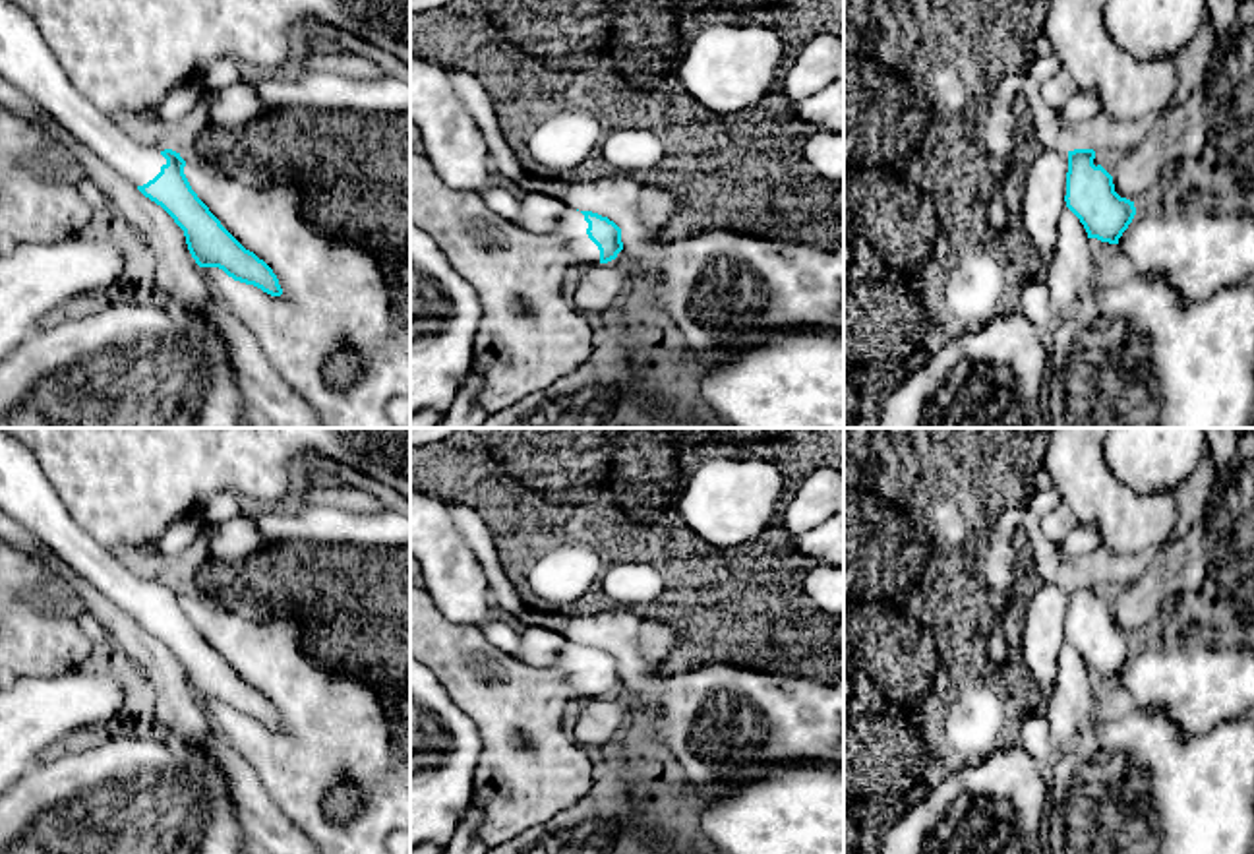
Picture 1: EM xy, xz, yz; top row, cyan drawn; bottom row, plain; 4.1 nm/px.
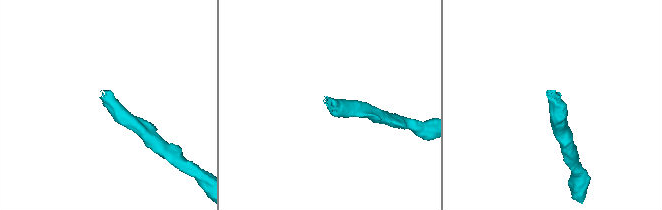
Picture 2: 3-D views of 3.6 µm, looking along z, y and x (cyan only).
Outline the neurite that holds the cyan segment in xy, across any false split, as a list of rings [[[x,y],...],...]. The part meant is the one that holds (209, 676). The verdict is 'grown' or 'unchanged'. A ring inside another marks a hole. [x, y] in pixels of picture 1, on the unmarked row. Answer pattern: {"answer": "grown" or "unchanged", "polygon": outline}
{"answer": "grown", "polygon": [[[0,428],[0,509],[46,544],[184,664],[199,701],[219,701],[234,715],[281,730],[273,703],[246,684],[192,624],[186,595],[172,583],[153,585],[134,575],[112,550],[91,538],[68,513],[35,455]]]}

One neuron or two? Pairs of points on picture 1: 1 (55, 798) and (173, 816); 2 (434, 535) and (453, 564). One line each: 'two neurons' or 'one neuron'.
1: one neuron
2: one neuron

